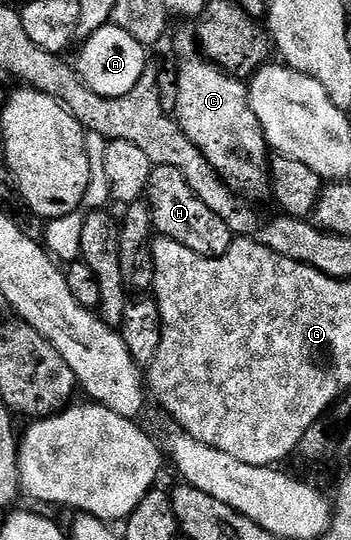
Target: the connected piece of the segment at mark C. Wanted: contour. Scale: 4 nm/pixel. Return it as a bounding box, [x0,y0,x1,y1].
[173,30,272,200]

